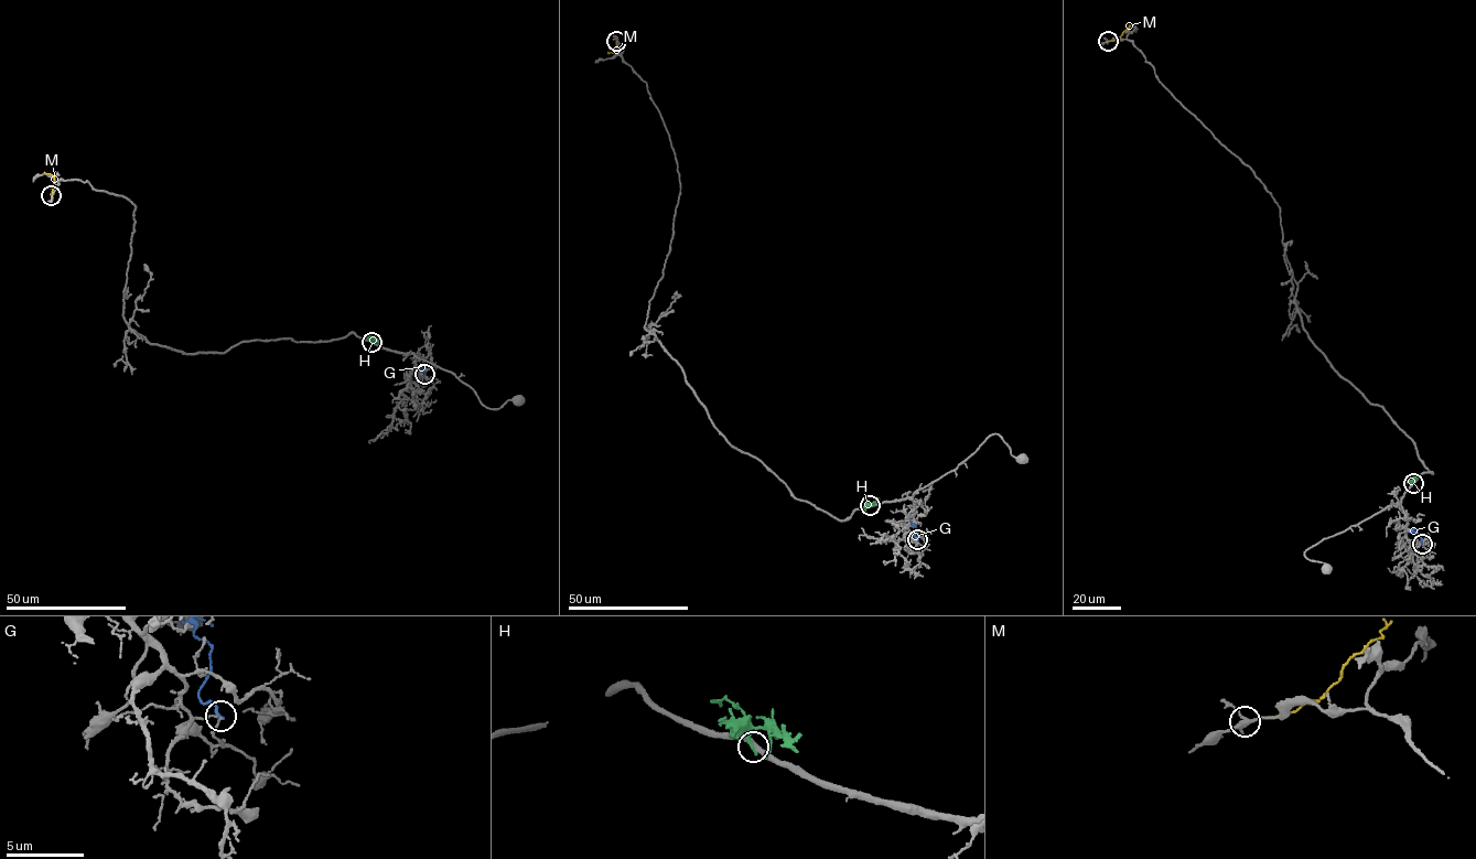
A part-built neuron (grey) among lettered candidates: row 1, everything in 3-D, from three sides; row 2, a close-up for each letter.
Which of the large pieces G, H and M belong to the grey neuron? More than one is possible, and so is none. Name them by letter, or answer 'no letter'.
no letter

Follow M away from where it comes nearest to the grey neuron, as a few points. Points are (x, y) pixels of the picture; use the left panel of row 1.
M: (51, 195), (54, 178), (44, 172)

